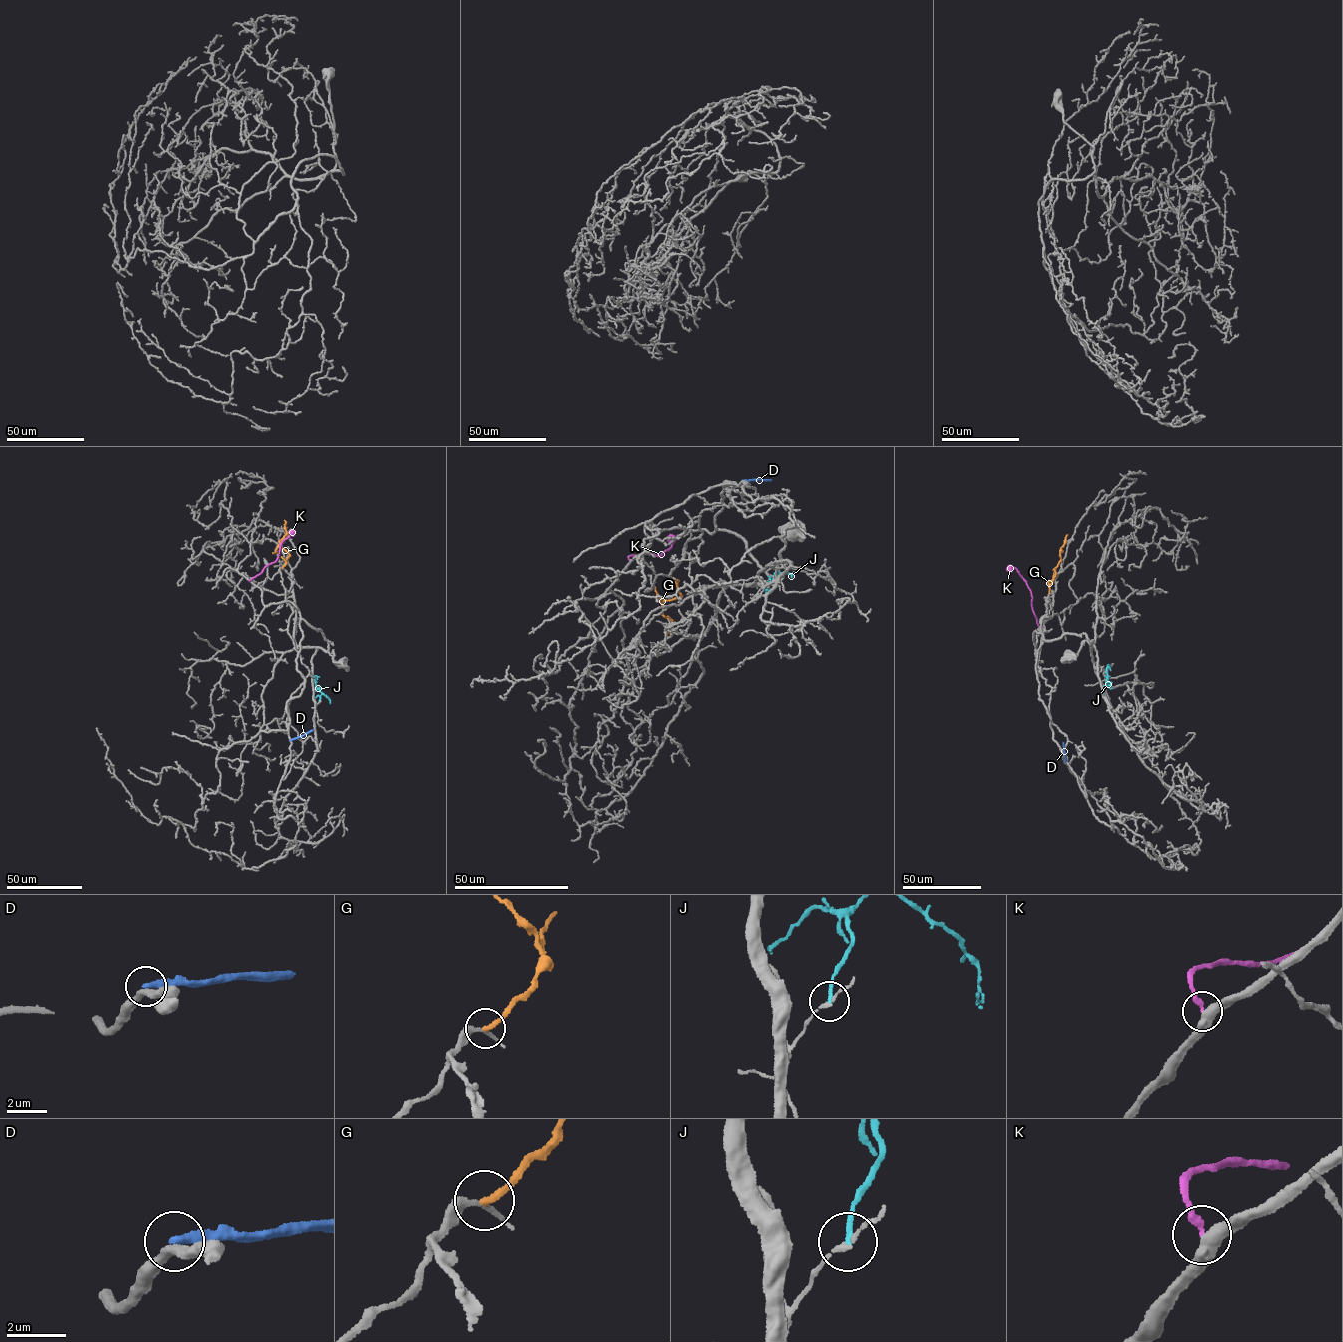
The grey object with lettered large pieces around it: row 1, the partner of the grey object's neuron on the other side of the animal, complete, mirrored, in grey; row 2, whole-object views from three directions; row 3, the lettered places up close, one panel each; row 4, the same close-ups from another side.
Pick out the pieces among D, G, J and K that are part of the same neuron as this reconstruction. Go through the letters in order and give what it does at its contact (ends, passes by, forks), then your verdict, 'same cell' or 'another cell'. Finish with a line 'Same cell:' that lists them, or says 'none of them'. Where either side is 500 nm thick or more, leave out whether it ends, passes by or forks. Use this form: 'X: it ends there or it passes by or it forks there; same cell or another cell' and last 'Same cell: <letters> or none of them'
D: it ends there; another cell
G: it ends there; same cell
J: it ends there; another cell
K: it ends there; another cell
Same cell: G

